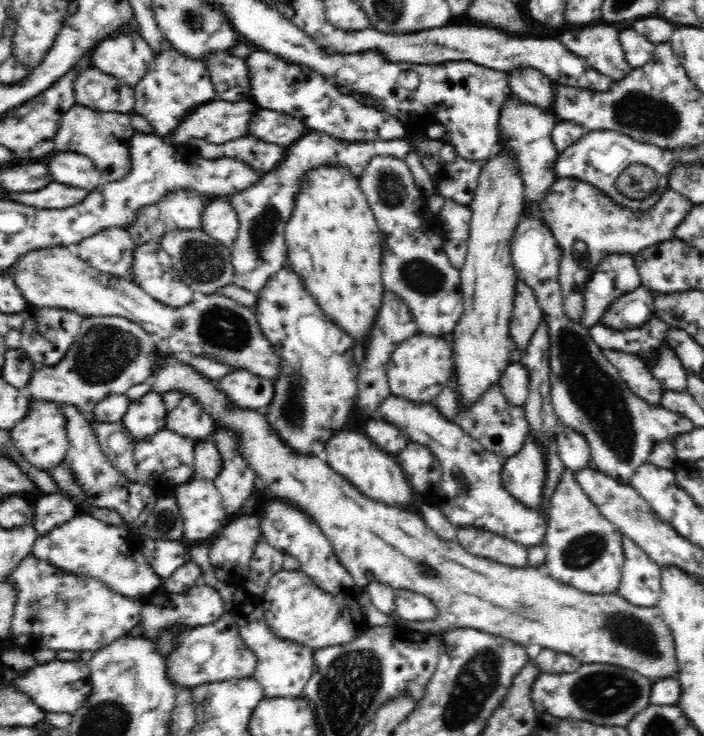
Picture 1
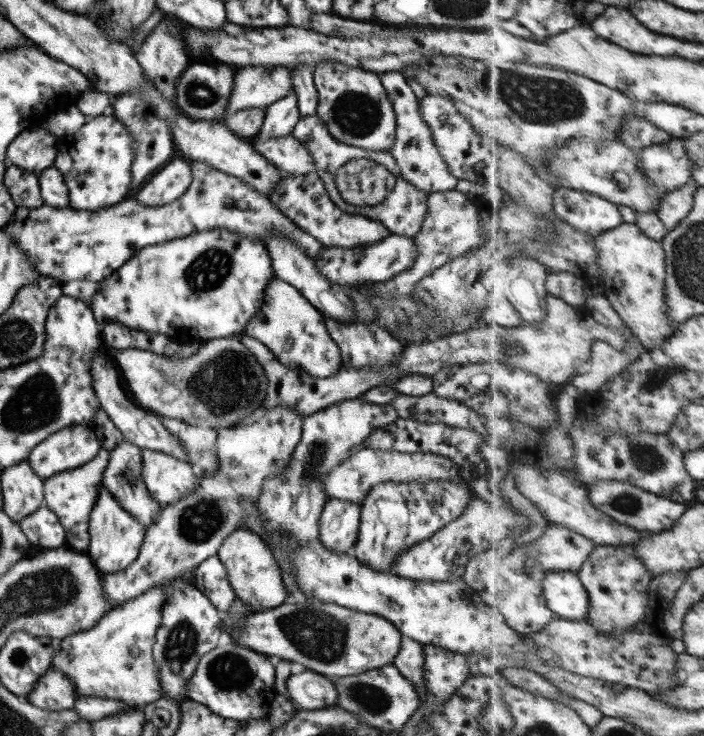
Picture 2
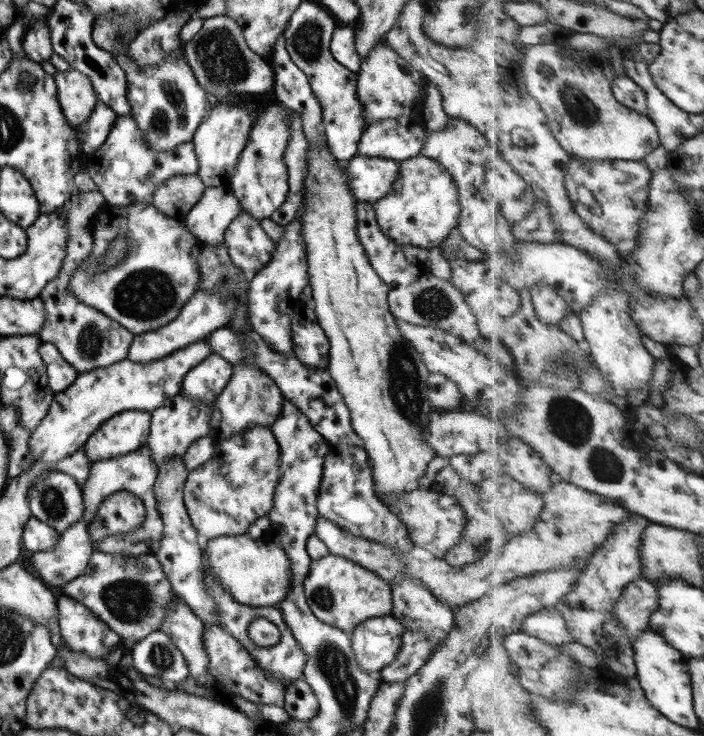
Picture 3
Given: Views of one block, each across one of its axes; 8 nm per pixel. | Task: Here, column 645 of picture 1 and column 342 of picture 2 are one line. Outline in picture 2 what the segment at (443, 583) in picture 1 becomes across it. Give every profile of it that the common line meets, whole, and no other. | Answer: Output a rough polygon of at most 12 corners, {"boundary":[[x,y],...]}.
{"boundary":[[300,597],[230,636],[333,678],[393,663],[403,635],[377,614]]}

